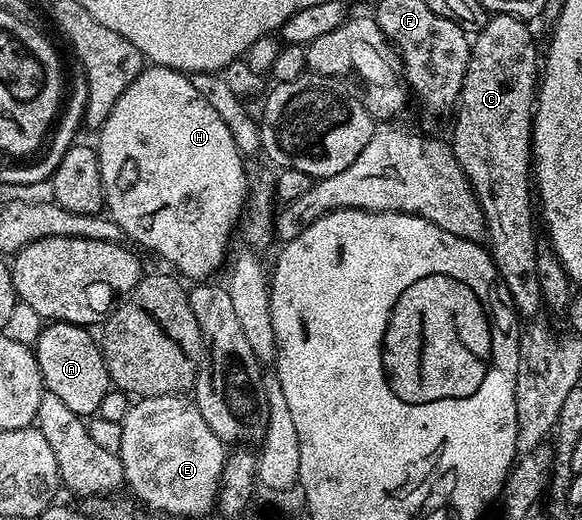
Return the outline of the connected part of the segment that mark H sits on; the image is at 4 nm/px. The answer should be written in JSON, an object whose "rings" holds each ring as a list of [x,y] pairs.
{"rings":[[[143,67],[132,86],[128,86],[128,90],[120,94],[116,106],[112,106],[97,136],[105,207],[110,219],[121,226],[127,237],[131,236],[136,243],[167,260],[179,277],[190,279],[190,282],[202,282],[213,277],[210,275],[222,263],[227,263],[226,251],[230,252],[232,248],[230,235],[238,219],[240,222],[244,216],[245,163],[224,119],[192,86],[189,75],[177,72],[175,68]]]}

